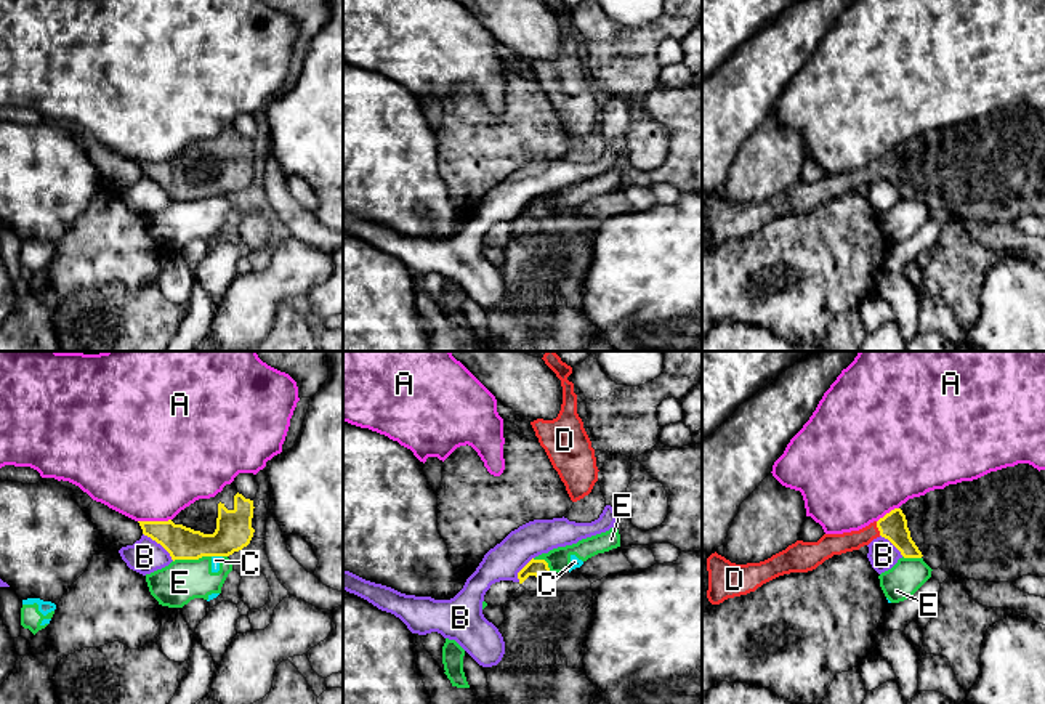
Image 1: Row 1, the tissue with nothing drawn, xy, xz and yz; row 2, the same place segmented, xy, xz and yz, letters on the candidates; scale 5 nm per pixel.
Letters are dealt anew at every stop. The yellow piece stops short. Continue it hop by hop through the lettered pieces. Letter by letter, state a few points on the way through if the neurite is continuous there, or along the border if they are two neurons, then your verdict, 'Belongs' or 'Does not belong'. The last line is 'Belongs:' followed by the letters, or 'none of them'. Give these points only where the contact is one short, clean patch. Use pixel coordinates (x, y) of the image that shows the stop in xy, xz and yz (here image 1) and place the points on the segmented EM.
A: Does not belong
B: Does not belong
C: Boundary: xy (212, 555), (221, 557). Does not belong
D: Path across: yz (893, 526), (877, 526), (858, 539), (831, 544). Belongs
E: Boundary: xy (210, 555), (173, 562). Does not belong
Belongs: D

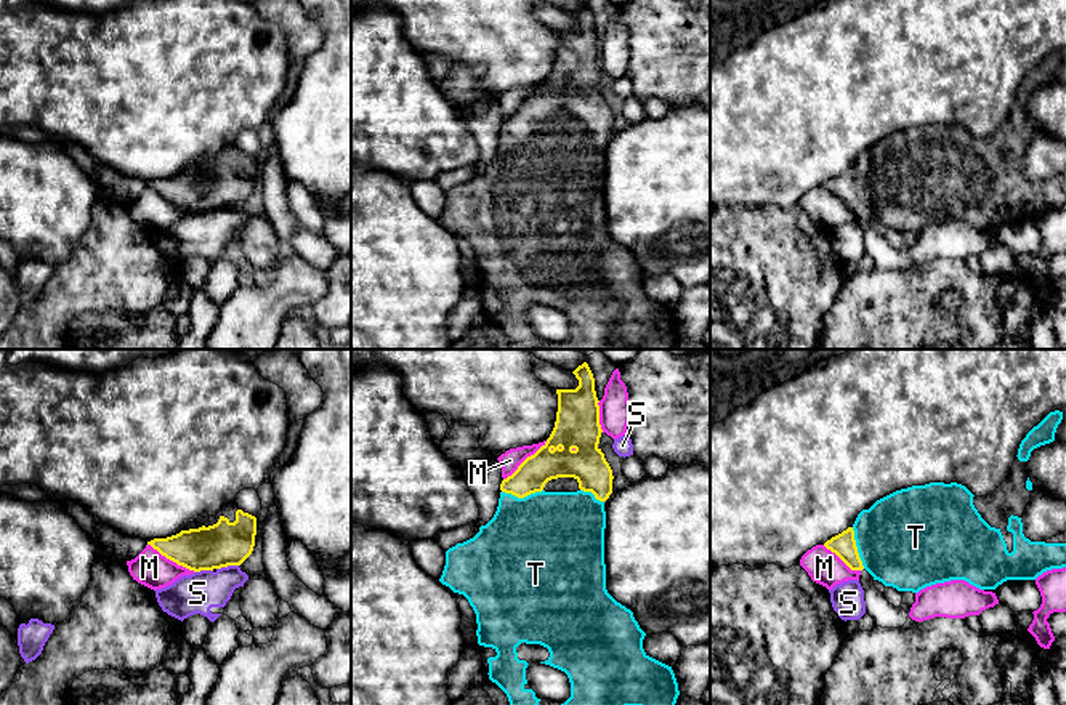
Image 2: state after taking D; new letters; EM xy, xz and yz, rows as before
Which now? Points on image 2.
M: Does not belong
S: Boundary: xy (238, 564), (217, 569). Does not belong
T: Belongs
Belongs: T

